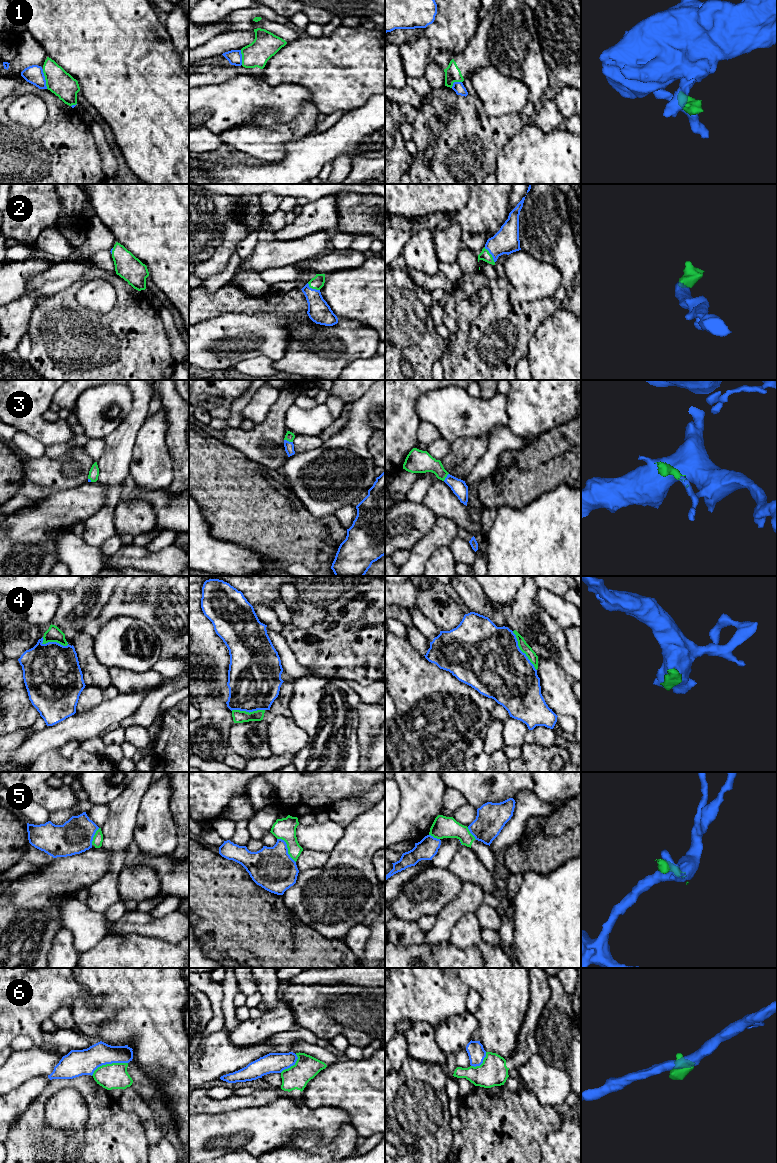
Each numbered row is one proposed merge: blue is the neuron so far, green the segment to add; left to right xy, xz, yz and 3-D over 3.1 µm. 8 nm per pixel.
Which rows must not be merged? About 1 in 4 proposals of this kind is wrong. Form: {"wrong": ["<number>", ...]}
{"wrong": ["1", "5", "6"]}

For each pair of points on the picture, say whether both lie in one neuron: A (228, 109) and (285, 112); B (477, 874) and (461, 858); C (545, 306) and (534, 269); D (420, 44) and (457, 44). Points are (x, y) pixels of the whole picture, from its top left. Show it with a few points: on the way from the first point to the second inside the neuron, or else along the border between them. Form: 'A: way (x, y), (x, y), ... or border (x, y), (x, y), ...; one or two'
A: way (242, 102), (271, 102); one
B: way (473, 870), (465, 862); one
C: border (553, 296), (521, 303); two
D: border (424, 35), (429, 39), (431, 46); two

